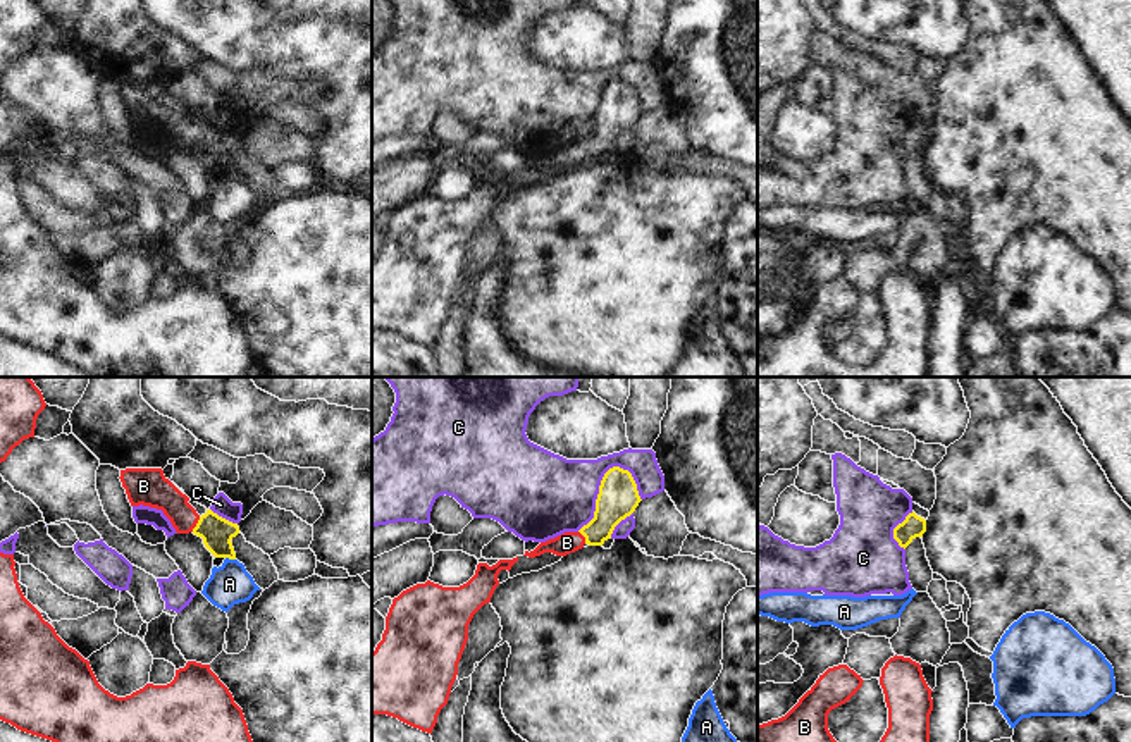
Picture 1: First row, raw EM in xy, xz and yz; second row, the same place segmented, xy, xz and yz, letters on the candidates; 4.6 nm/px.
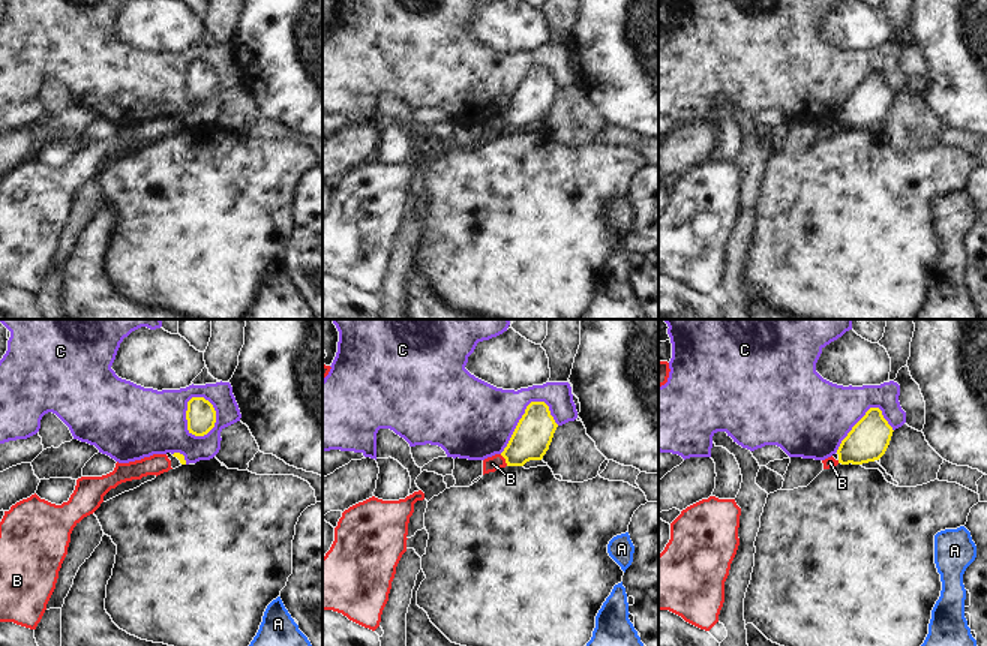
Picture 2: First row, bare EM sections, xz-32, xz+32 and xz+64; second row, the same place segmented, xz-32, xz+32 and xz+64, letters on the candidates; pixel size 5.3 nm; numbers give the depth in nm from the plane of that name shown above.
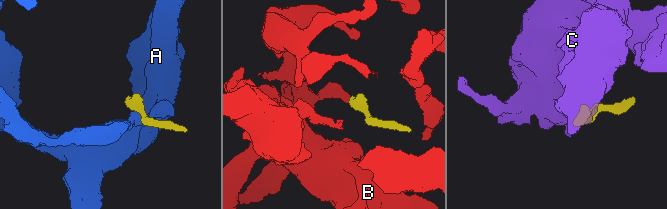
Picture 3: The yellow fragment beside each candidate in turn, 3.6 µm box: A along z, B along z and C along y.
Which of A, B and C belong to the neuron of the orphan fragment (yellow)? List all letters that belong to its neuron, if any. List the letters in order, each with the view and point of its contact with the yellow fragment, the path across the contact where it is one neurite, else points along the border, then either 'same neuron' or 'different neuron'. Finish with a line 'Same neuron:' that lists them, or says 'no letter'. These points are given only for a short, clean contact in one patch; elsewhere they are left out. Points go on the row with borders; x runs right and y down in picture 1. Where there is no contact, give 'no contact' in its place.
A: xy (231, 558) | along xy (226, 556), (234, 560) | different neuron
B: xy (197, 524) | across xy (217, 532), (197, 524), (188, 520), (155, 491) | same neuron
C: xz (599, 493) | different neuron
Same neuron: B

